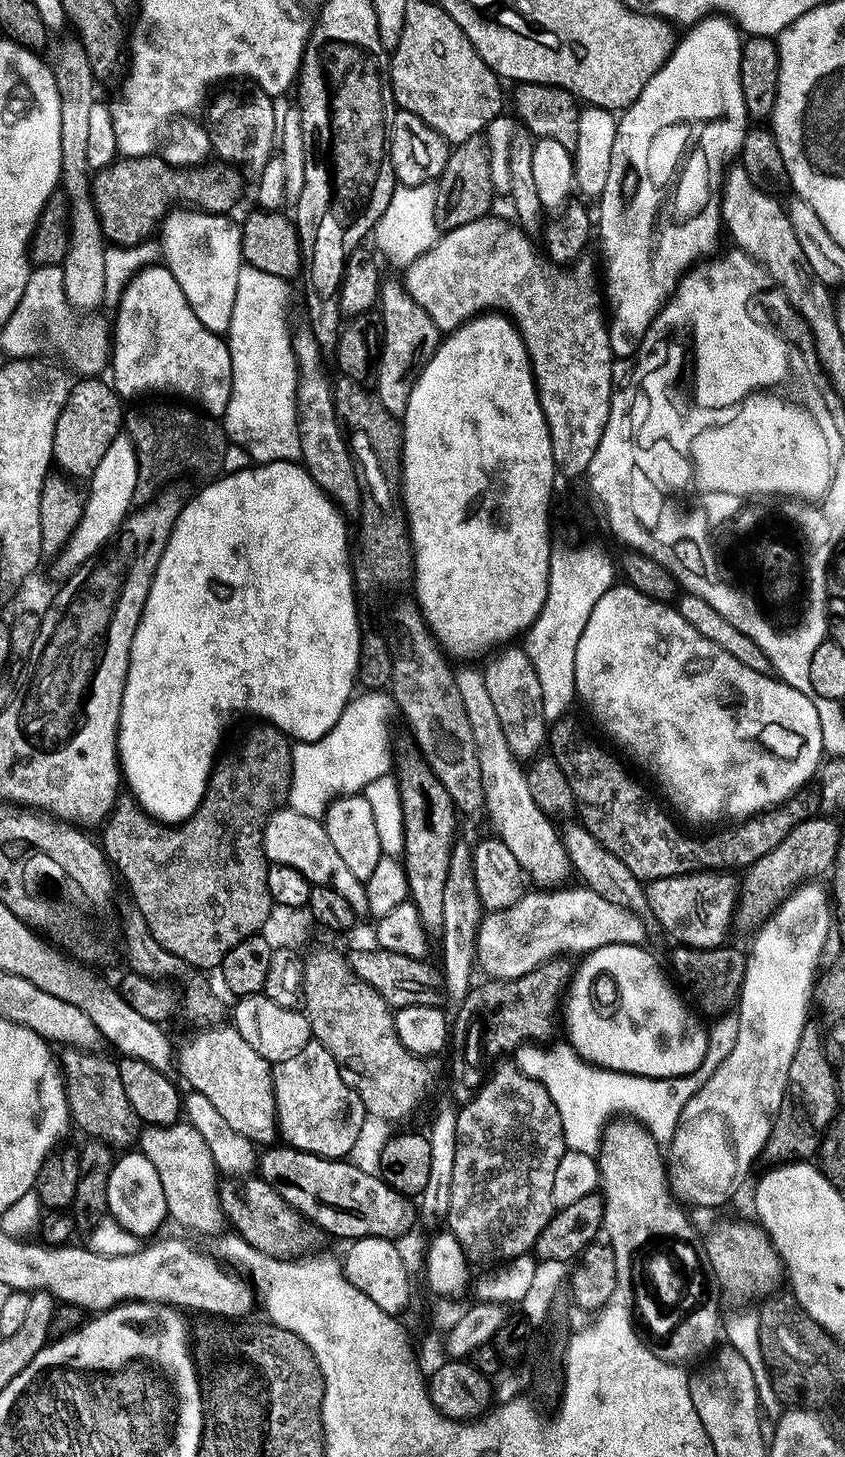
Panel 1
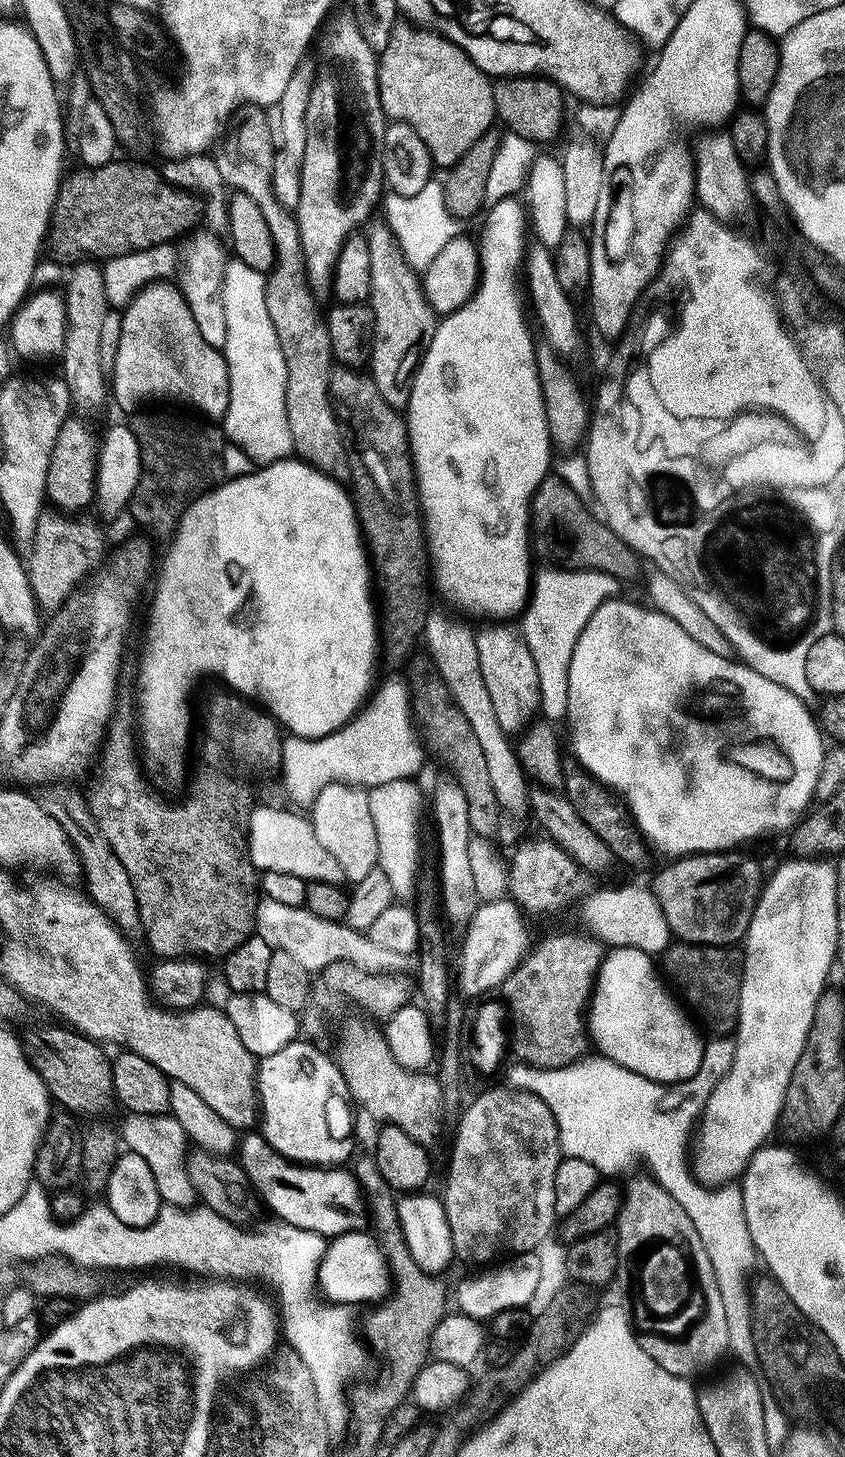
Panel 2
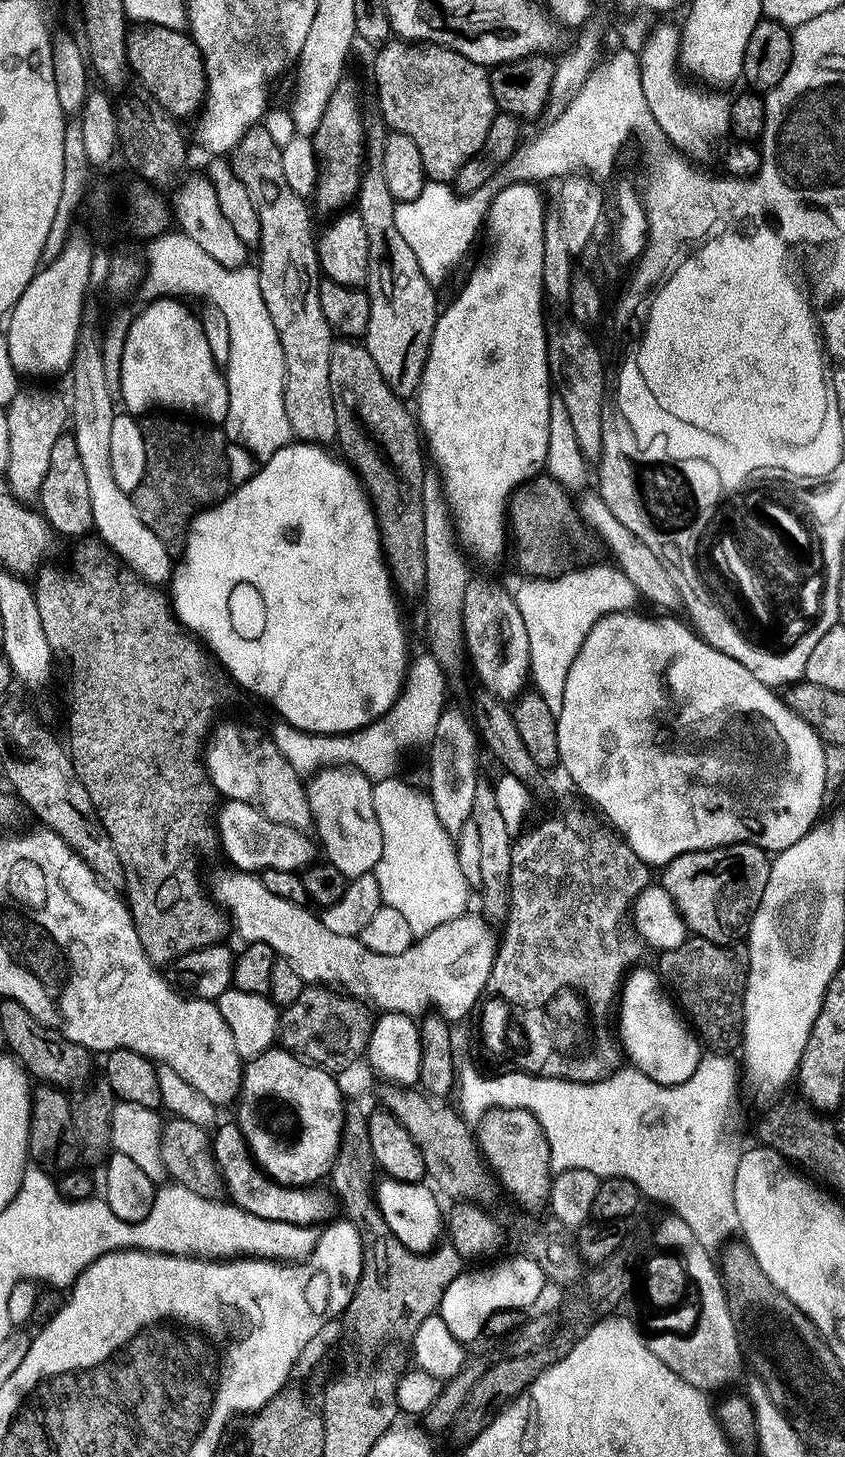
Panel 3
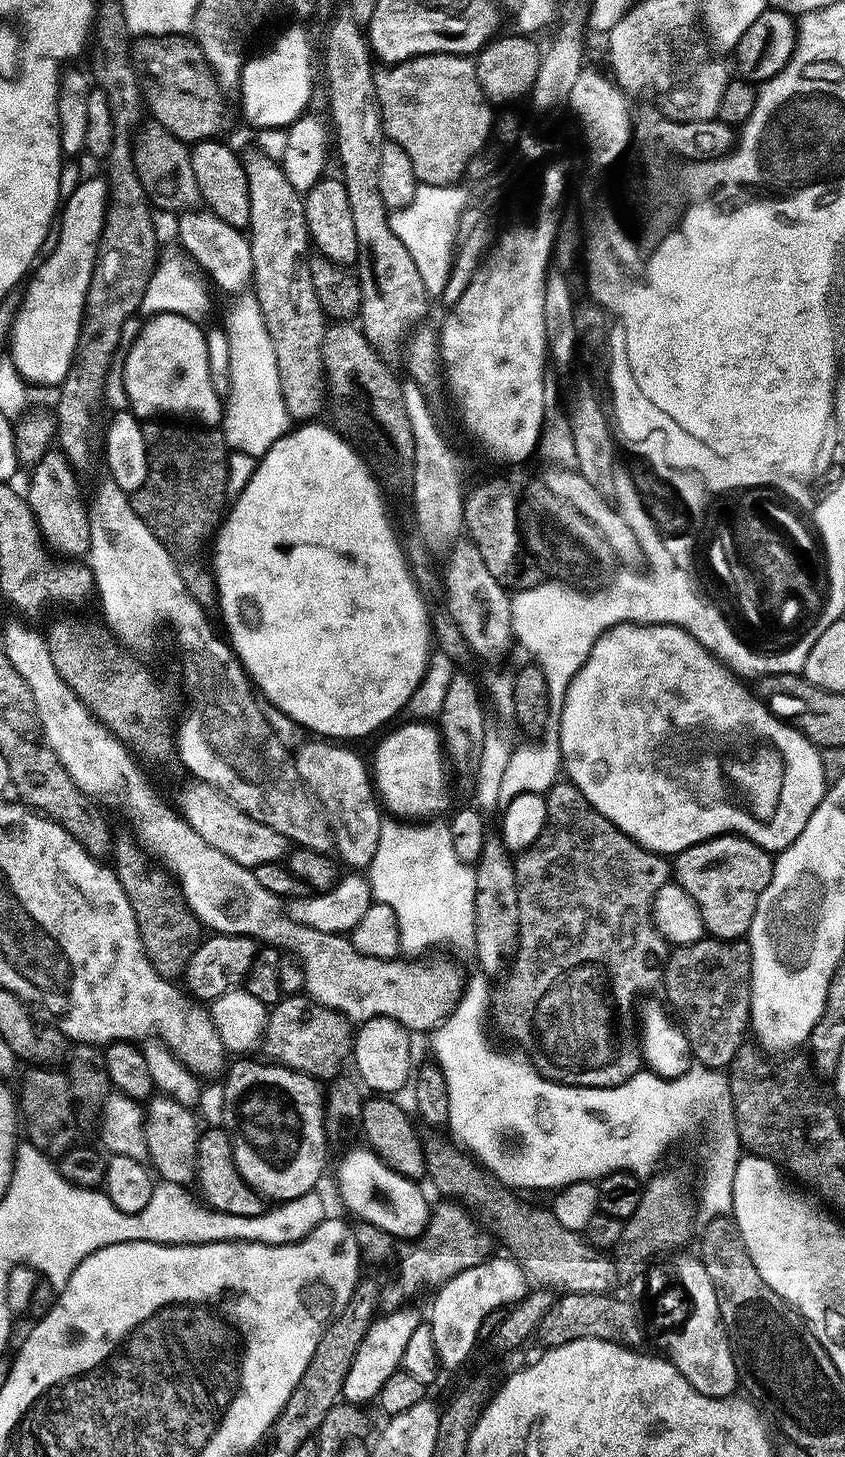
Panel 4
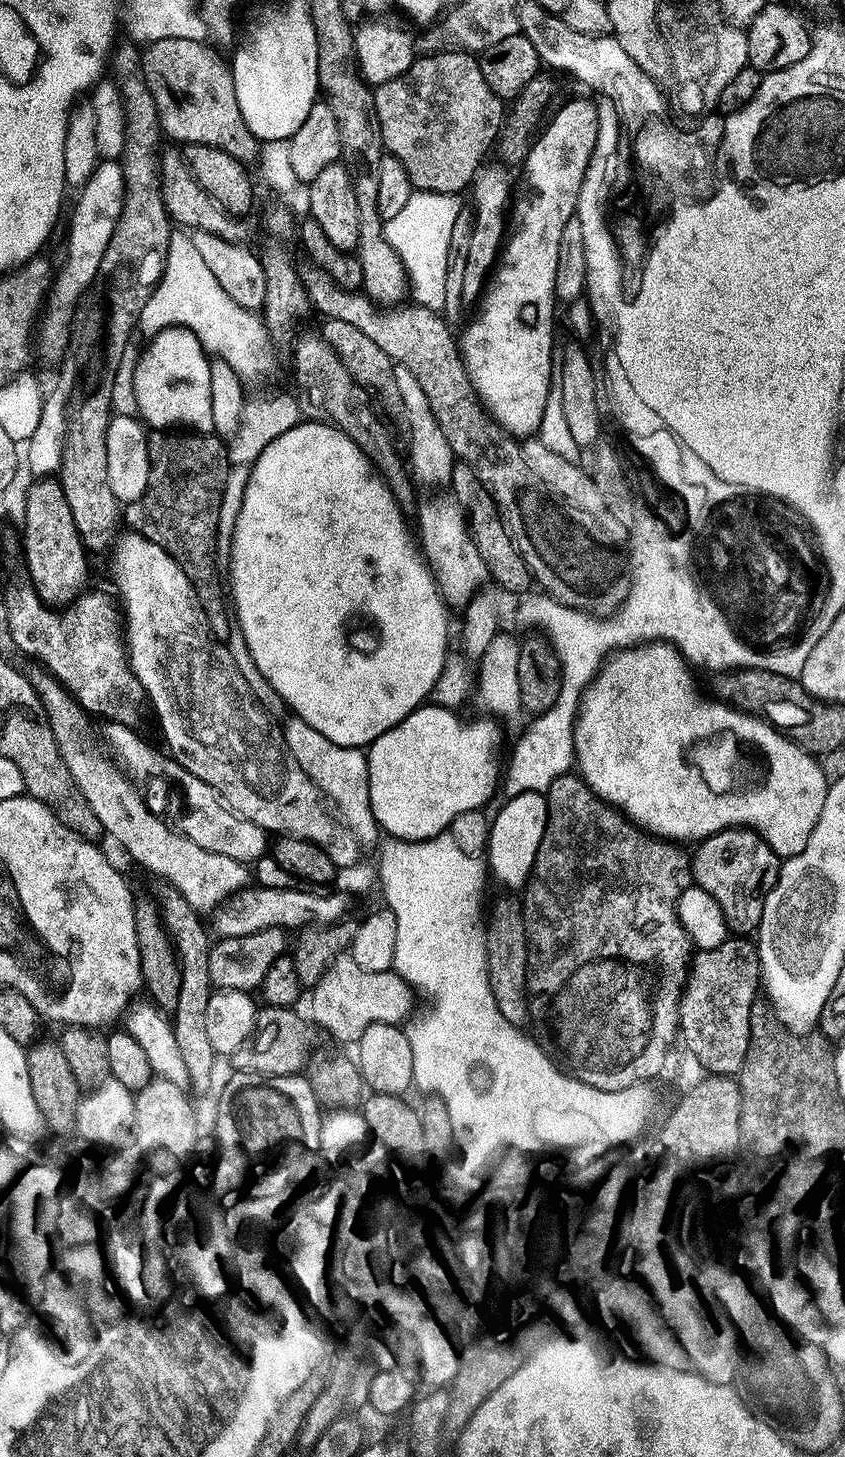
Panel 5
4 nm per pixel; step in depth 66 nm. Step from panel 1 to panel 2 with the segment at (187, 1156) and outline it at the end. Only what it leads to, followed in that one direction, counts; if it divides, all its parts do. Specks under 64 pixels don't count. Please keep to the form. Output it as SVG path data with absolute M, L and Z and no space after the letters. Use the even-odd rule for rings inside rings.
M128 1114L123 1117L124 1125L118 1128L118 1136L123 1147L129 1153L140 1155L146 1160L146 1165L150 1166L150 1171L154 1176L158 1186L158 1194L165 1205L175 1204L182 1208L191 1208L197 1203L198 1195L195 1186L190 1182L188 1173L188 1161L186 1159L190 1151L190 1141L188 1135L178 1126L178 1122L170 1114L163 1116L151 1116L150 1114Z

